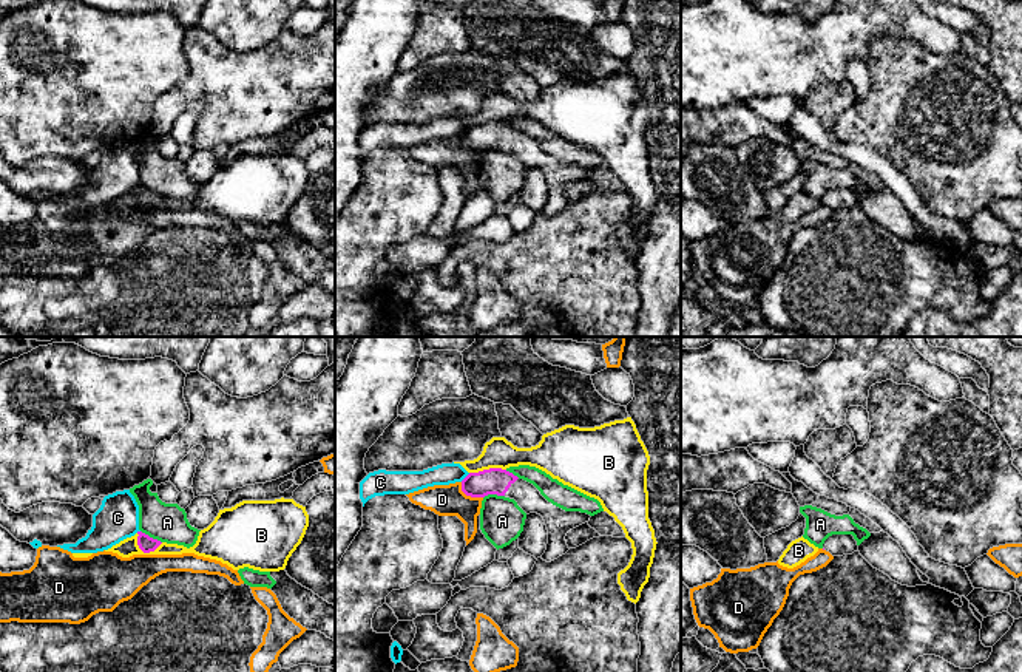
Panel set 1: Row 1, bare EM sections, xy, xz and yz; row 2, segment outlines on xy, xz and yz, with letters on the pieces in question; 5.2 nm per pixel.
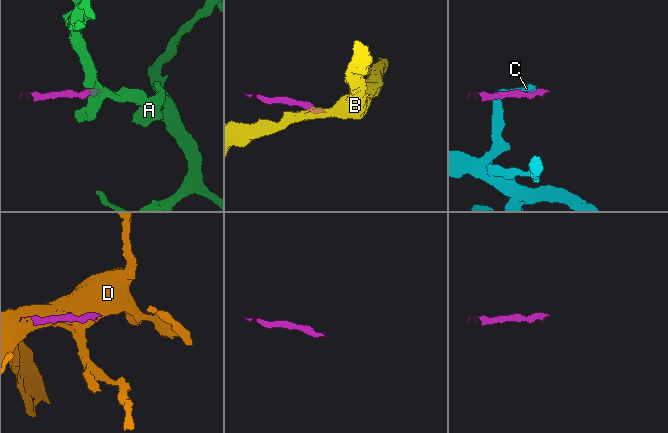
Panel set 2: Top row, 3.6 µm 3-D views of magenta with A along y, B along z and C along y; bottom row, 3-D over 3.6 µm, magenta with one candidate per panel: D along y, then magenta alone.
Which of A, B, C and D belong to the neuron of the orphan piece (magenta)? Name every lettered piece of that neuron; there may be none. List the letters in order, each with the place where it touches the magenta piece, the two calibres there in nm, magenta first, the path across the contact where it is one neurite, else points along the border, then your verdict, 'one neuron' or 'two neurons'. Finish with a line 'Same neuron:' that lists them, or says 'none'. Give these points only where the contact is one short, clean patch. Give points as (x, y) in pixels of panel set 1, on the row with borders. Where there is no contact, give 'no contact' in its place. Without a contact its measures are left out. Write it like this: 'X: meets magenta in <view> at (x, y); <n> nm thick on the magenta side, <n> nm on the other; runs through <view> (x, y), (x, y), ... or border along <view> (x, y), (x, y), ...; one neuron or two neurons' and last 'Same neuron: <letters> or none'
A: meets magenta in xy at (152, 538); 90 nm thick on the magenta side, 200 nm on the other; border along xy (141, 530), (161, 543); two neurons
B: meets magenta in xy at (144, 552); 90 nm thick on the magenta side, 90 nm on the other; border along xy (136, 533), (138, 544), (144, 552), (153, 552), (162, 543); two neurons
C: meets magenta in xz at (467, 476); 140 nm thick on the magenta side, 110 nm on the other; two neurons
D: meets magenta in xz at (468, 495); 140 nm thick on the magenta side, 160 nm on the other; two neurons
Same neuron: none

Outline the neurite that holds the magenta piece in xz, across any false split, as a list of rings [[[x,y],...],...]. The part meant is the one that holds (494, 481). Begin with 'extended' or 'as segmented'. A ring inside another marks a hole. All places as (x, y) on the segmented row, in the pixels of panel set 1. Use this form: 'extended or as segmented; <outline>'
extended; [[[502,468],[469,473],[462,480],[462,491],[471,497],[485,497],[488,494],[505,496],[514,499],[526,514],[540,514],[548,530],[547,550],[540,556],[547,562],[565,555],[570,550],[565,541],[567,533],[588,522],[591,518],[587,513],[565,511],[553,505],[533,484]]]

